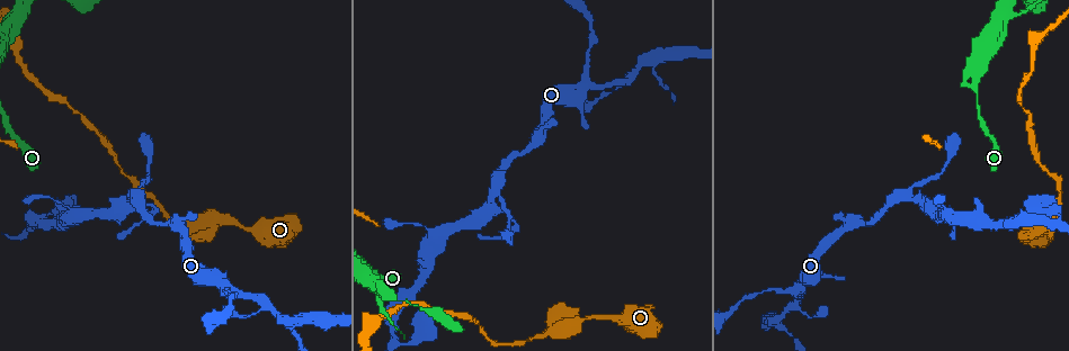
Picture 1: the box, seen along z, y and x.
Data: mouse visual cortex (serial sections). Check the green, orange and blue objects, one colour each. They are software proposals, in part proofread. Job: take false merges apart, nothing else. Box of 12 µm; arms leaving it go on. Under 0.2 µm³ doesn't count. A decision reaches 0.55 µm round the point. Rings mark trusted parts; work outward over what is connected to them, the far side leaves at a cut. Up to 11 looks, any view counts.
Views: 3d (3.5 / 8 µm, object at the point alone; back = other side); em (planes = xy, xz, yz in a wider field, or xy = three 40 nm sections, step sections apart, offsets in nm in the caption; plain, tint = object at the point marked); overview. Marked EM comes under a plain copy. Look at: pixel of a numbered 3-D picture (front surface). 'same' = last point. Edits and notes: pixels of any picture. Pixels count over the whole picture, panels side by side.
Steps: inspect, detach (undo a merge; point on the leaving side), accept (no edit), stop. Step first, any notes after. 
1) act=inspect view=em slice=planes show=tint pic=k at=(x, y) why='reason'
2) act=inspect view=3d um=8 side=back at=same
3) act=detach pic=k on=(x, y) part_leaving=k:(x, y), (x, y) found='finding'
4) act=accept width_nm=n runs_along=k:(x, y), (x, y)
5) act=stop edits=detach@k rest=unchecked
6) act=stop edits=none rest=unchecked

act=inspect view=3d um=8 pic=1 at=(542, 333) why='calibre changes'

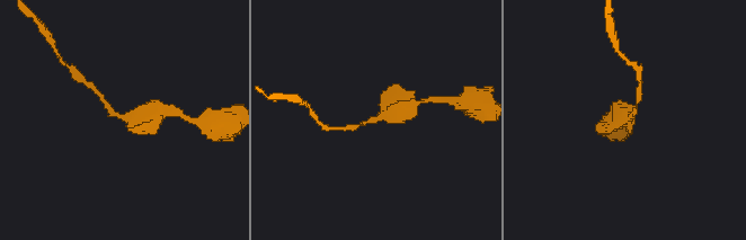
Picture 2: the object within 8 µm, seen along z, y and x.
act=inspect view=em slice=planes show=tint pic=2 at=(374, 120) arm_widths_nm=150,700

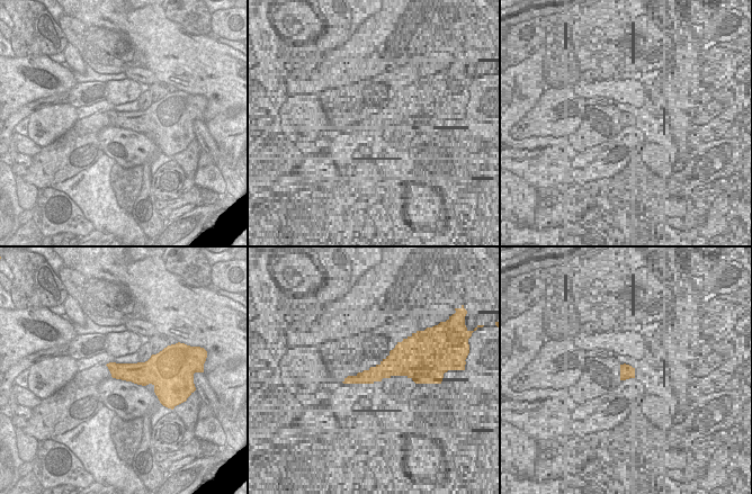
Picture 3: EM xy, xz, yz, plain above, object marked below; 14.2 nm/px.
act=accept found='one cell here'

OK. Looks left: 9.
act=inspect view=3d um=3.5 pic=1 at=(521, 153) why='a narrow waist'

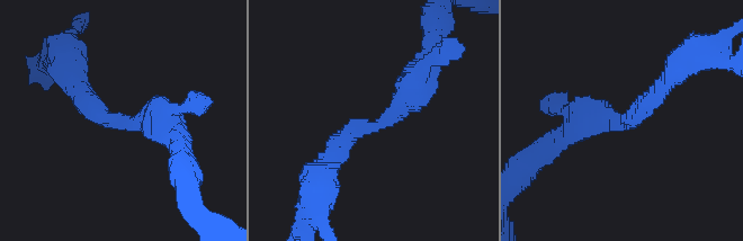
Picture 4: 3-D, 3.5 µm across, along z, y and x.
act=inspect view=em slice=xy step=5 show=tint pic=4 at=(125, 121) arm_widths_nm=300,450

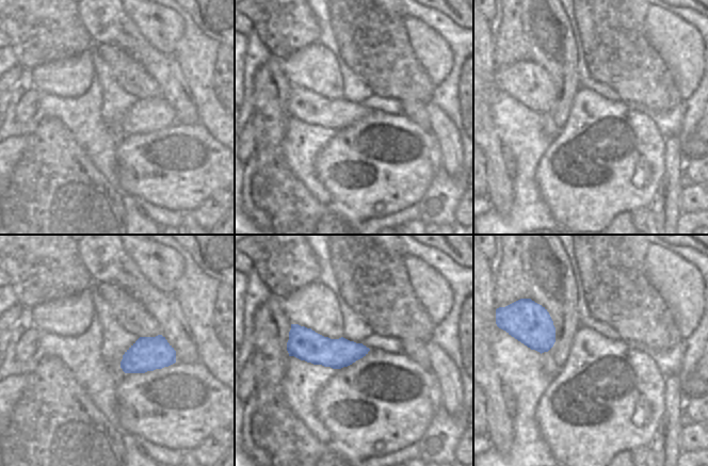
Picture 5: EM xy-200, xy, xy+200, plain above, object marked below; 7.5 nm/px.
act=accept runs_along=4:(421, 71), (403, 103), (361, 125), (328, 162) found='one cell here'

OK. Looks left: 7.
act=inspect view=3d um=3.5 pic=1 at=(129, 198) why='thin neck'

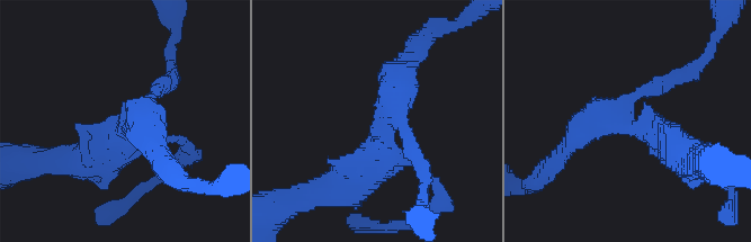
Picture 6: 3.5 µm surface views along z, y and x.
act=inspect view=em slice=xy step=5 show=tint pic=6 at=(628, 130) why='need the tissue'

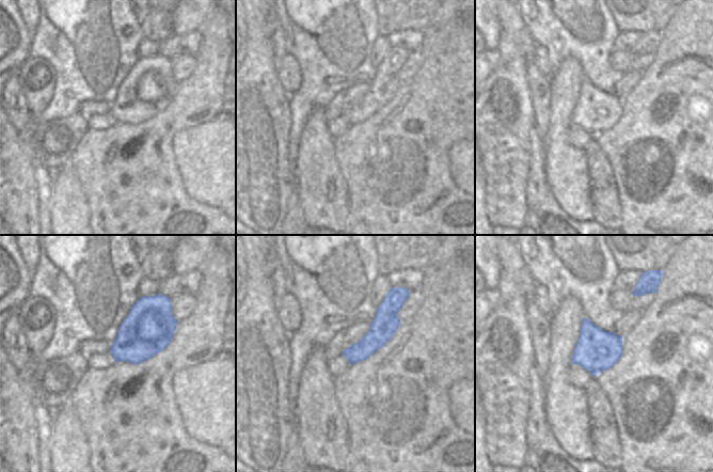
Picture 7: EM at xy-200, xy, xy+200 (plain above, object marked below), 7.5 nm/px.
act=accept found='all the same cell'

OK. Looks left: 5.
act=inspect view=3d um=8 pic=1 at=(223, 283) why='thin arm on a thick one'

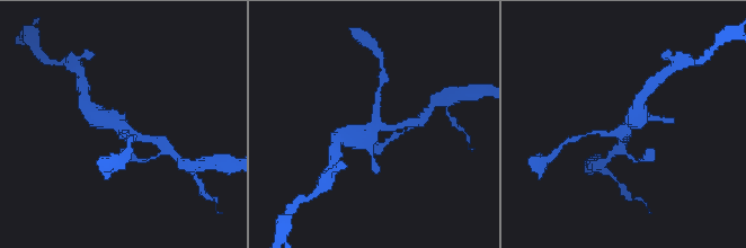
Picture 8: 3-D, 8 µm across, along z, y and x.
act=inspect view=3d um=3.5 pic=8 at=(375, 127)

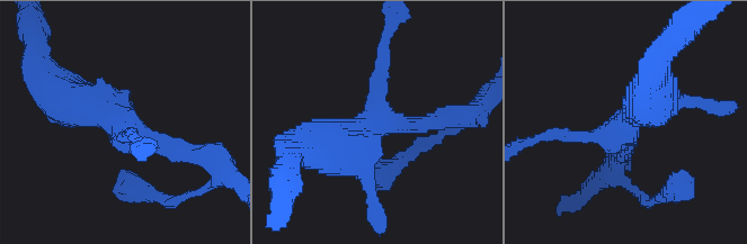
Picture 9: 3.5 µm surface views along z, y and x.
act=inspect view=em slice=planes show=tint pic=9 at=(624, 123) why='need the tissue'

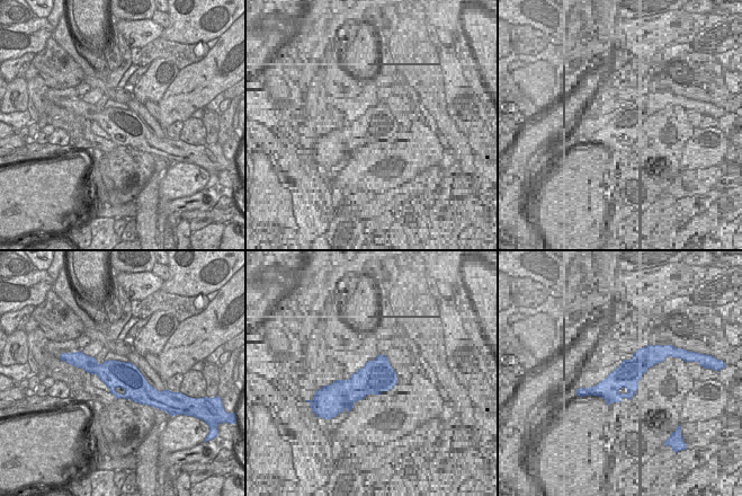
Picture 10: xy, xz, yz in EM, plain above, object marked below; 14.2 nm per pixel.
act=accept runs_along=9:(59, 95), (186, 153) found='one cell here'

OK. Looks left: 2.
act=stop edits=none rest=unchecked

